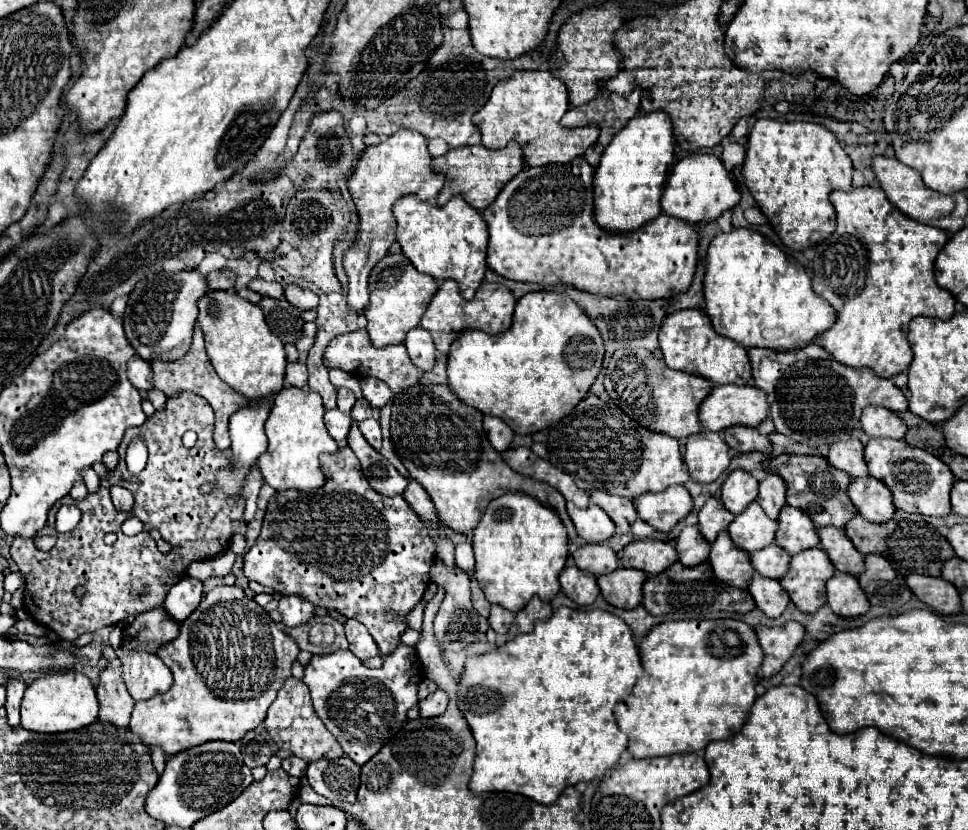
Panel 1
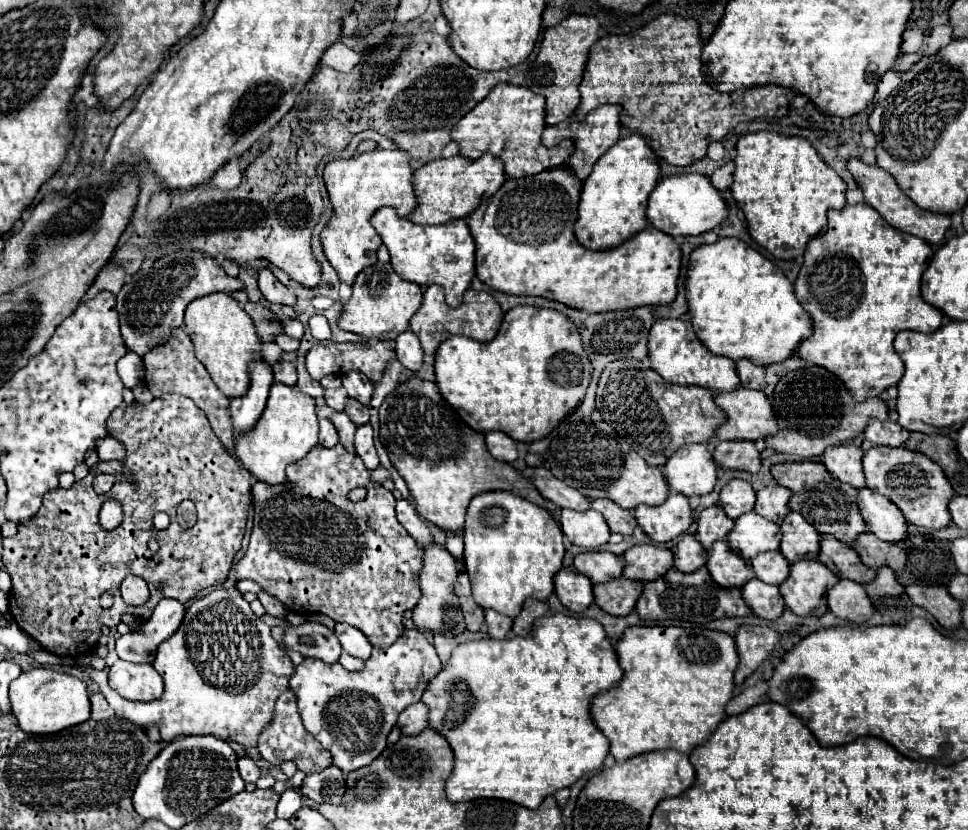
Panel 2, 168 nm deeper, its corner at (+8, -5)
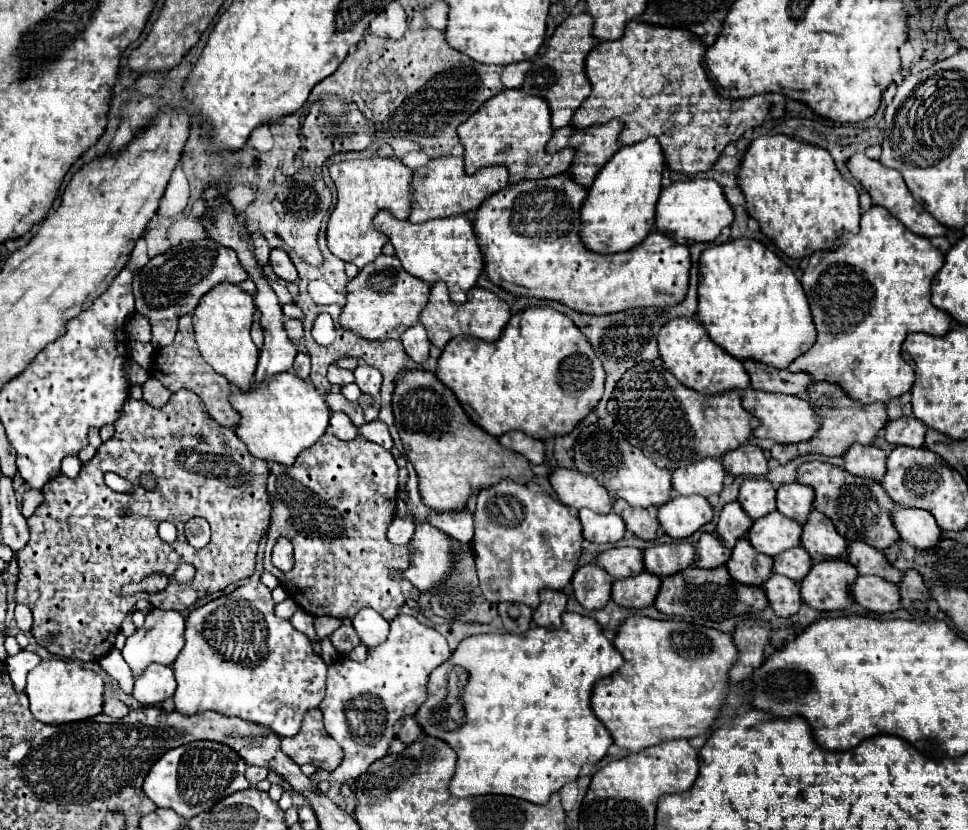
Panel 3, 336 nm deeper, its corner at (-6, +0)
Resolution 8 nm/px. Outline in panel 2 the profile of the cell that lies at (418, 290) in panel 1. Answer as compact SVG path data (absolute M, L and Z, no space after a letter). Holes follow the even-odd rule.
M376 262L364 268L352 284L352 296L344 302L338 326L342 330L364 336L366 340L394 340L400 332L408 330L410 318L422 304L422 288L408 280L402 280L390 264Z

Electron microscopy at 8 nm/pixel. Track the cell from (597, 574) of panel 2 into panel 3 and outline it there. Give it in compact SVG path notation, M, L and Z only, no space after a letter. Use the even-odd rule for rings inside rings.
M616 547L600 553L596 563L612 575L612 579L622 579L630 575L638 575L644 571L642 551L636 547Z

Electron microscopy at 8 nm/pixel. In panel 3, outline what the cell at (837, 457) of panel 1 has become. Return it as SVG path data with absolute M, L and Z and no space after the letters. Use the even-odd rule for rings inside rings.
M854 443L844 453L842 459L844 459L844 469L858 477L882 481L882 477L886 473L886 451L882 451L874 445Z

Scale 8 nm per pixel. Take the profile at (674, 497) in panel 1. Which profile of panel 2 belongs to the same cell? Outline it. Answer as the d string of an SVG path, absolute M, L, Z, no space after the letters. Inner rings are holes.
M672 492L664 504L660 506L638 506L636 508L636 522L638 526L654 540L654 542L670 542L674 540L676 536L684 534L690 524L692 524L692 508L688 506L688 498L678 494L678 492Z

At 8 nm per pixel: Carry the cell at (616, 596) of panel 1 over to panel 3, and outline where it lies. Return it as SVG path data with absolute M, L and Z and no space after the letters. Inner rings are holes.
M642 571L640 575L618 579L612 585L612 601L626 609L644 609L654 603L662 579Z

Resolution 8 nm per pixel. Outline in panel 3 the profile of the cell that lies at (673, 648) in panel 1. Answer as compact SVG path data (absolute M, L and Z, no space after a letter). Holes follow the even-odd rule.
M642 615L628 617L614 639L614 647L622 653L624 665L610 677L600 679L592 691L592 711L610 731L614 743L622 749L638 753L646 747L670 741L706 735L728 697L728 673L736 663L738 649L730 633L692 625L684 621L658 621Z

